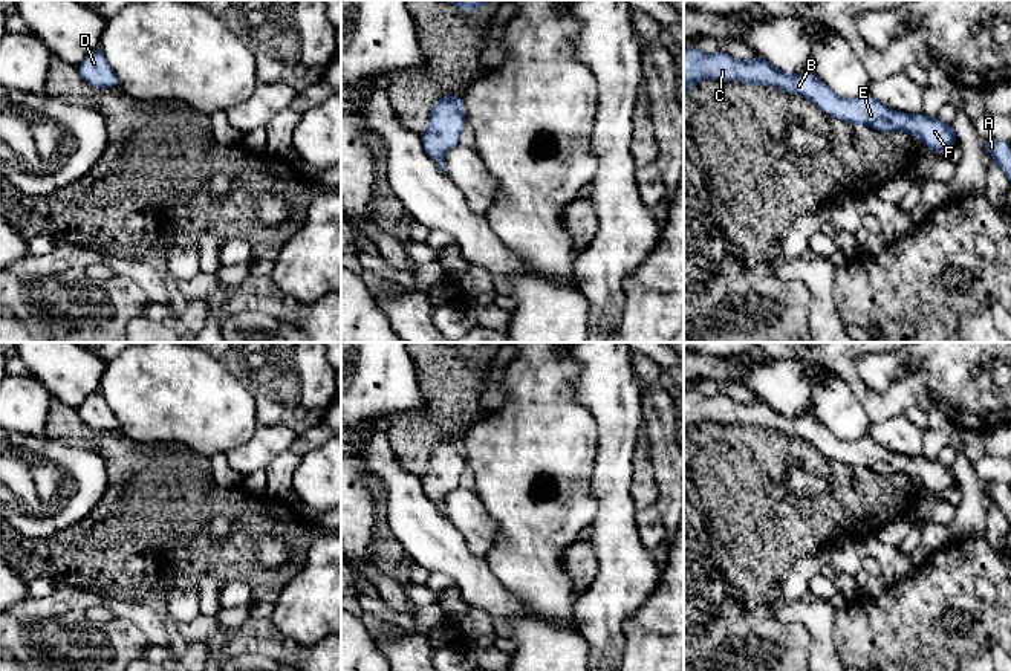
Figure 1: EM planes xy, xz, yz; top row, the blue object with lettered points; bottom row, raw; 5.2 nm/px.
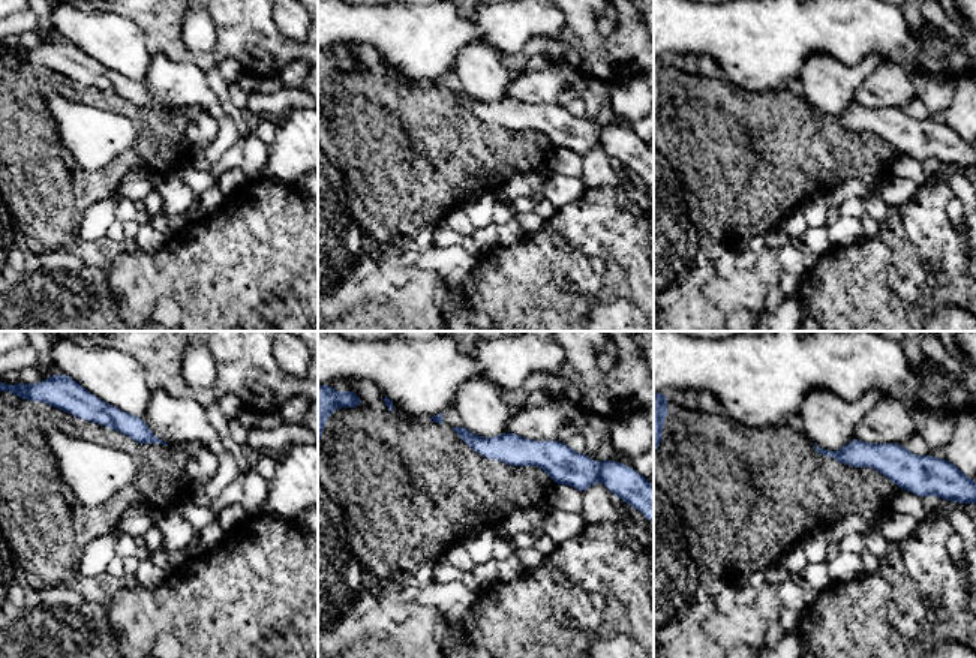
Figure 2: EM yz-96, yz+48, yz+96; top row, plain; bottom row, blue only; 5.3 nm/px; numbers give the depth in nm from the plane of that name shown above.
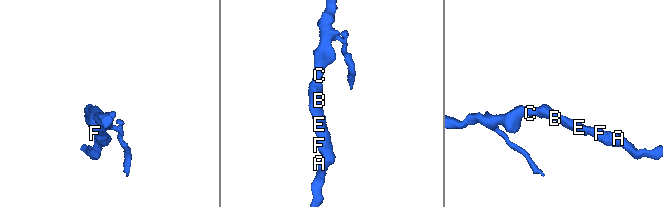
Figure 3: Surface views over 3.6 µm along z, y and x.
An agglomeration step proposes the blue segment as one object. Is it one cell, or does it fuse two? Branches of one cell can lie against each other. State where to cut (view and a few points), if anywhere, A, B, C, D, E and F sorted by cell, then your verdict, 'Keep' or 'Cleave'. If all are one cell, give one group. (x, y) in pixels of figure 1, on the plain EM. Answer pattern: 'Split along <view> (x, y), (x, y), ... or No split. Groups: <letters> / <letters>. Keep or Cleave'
No split. Groups: A B C D E F. Keep

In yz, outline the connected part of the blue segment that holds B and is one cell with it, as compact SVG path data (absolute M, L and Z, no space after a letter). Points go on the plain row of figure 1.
M697 388L684 390L684 443L690 430L705 420L717 423L743 423L751 430L769 428L792 437L801 437L824 455L852 468L867 468L878 474L904 474L918 478L935 495L959 486L951 468L924 454L910 457L883 448L870 437L841 440L812 414L795 419L782 414L768 404L754 399L749 404L733 400L725 393L704 396Z

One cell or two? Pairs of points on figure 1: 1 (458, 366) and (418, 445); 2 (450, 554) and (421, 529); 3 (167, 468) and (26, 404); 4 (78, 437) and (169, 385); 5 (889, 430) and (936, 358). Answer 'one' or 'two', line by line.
1: one
2: one
3: two
4: two
5: two

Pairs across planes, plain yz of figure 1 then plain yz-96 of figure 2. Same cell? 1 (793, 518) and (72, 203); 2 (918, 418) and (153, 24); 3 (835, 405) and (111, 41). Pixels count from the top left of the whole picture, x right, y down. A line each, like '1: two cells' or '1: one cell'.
1: one cell
2: two cells
3: one cell

